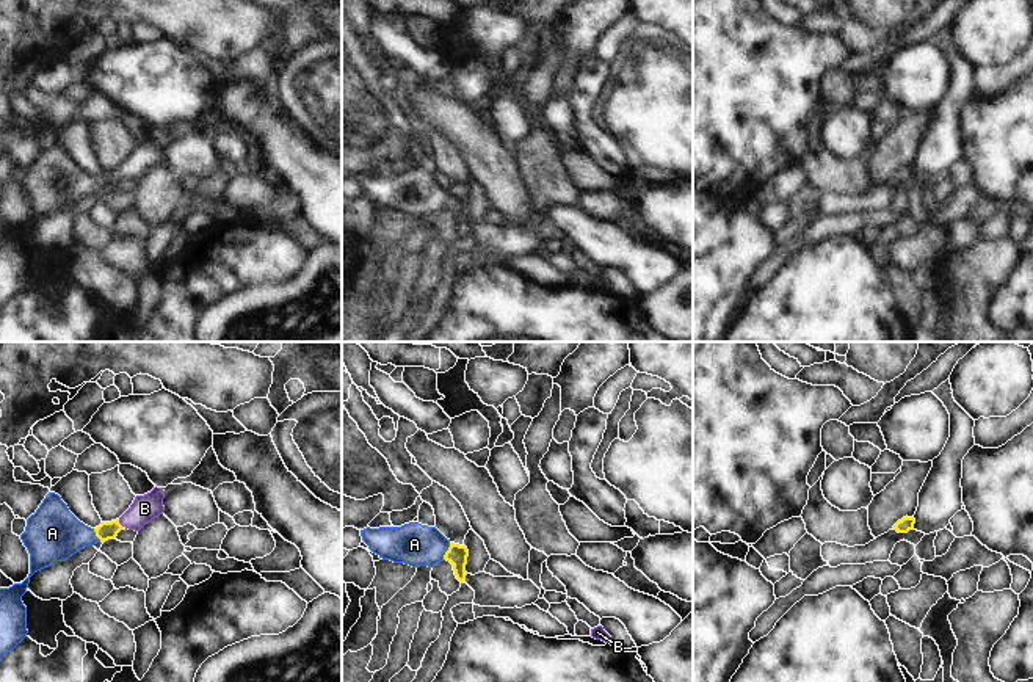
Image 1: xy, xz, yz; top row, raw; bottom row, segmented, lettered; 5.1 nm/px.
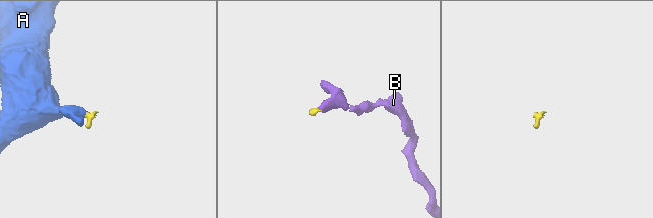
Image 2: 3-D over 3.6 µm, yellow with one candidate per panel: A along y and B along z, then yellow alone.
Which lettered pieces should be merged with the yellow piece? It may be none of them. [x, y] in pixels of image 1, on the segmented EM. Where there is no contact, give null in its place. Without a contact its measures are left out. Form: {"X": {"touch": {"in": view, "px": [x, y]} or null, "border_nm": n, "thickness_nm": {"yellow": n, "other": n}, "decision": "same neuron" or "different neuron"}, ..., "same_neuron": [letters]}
{"A": {"touch": {"in": "xz", "px": [447, 551]}, "border_nm": 100, "thickness_nm": {"yellow": 100, "other": 220}, "decision": "same neuron"}, "B": {"touch": {"in": "xy", "px": [119, 524]}, "border_nm": 60, "thickness_nm": {"yellow": 100, "other": 140}, "decision": "same neuron"}, "same_neuron": ["A", "B"]}

